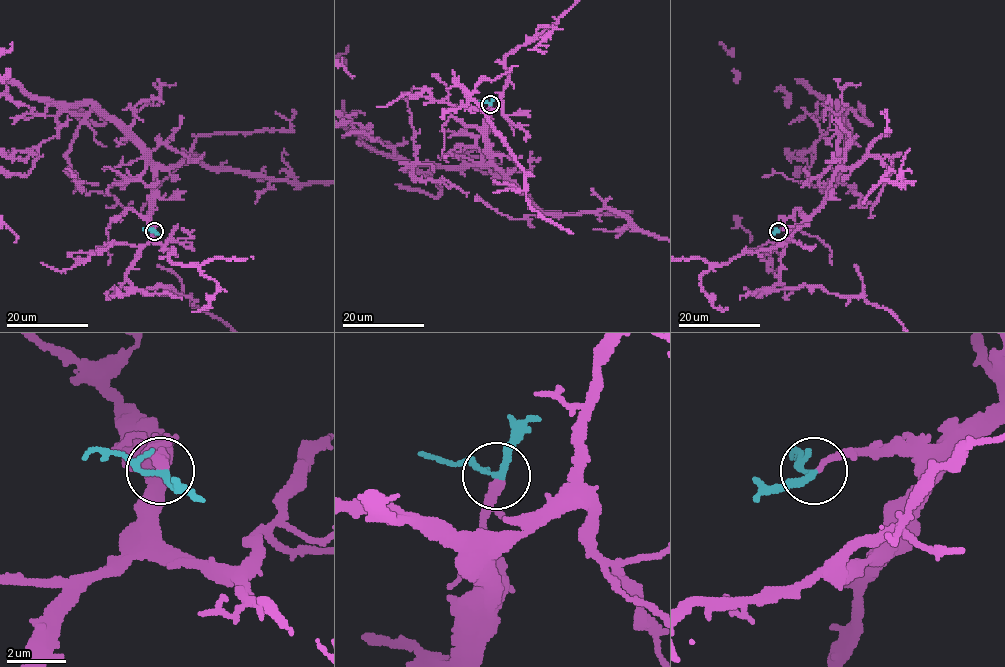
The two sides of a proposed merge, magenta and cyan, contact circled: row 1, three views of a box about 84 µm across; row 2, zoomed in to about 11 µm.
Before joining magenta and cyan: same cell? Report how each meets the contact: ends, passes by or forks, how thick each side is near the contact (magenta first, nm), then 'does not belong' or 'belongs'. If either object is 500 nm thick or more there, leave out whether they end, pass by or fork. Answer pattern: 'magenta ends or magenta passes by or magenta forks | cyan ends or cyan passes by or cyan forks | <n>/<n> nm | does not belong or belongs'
magenta ends | cyan forks | 240/160 nm | belongs

